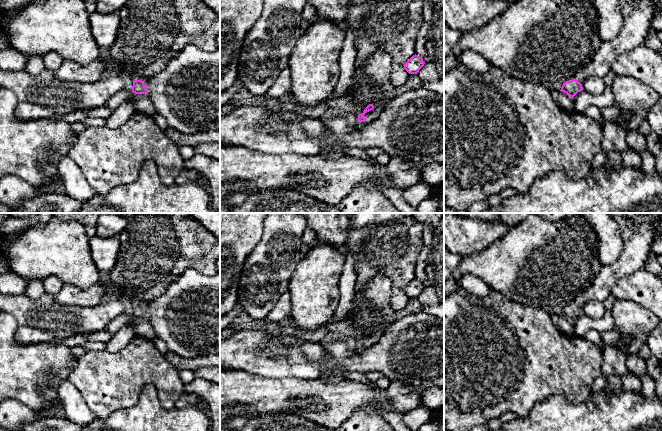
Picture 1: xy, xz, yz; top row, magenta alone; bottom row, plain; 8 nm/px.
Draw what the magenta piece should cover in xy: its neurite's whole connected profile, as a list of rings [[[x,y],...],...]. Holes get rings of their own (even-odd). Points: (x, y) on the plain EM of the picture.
[[[139,297],[132,299],[133,310],[132,316],[135,318],[148,318],[147,310],[144,308],[142,301]]]

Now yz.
[[[654,215],[634,228],[631,238],[625,241],[621,257],[612,265],[602,265],[593,283],[576,297],[574,303],[564,306],[560,315],[573,322],[583,314],[581,307],[585,303],[592,300],[605,301],[619,279],[643,268],[648,249],[654,239],[651,227],[653,217]]]

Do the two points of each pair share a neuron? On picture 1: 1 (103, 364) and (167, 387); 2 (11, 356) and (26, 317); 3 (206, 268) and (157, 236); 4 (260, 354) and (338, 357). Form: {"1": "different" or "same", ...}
{"1": "same", "2": "different", "3": "same", "4": "same"}

